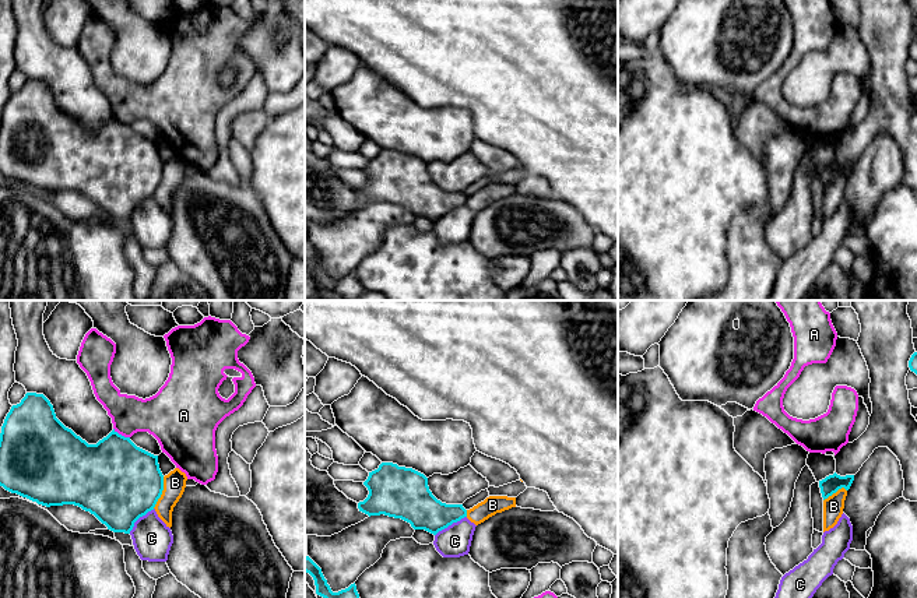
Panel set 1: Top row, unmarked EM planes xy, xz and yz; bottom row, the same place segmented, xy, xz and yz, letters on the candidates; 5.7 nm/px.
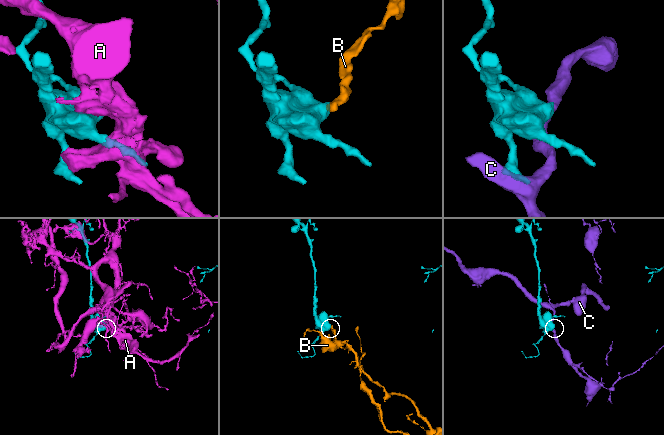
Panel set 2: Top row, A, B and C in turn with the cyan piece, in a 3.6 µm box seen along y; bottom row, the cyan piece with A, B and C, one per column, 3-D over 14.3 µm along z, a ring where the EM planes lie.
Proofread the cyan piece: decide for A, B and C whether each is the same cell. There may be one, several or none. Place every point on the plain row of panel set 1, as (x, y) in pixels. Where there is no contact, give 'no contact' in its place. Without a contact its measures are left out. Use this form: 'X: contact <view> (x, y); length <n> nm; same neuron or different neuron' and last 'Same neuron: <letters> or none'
A: contact xy (120, 122); length 110 nm; different neuron
B: contact xy (161, 179); length 200 nm; different neuron
C: contact xz (450, 211); length 220 nm; different neuron
Same neuron: none

